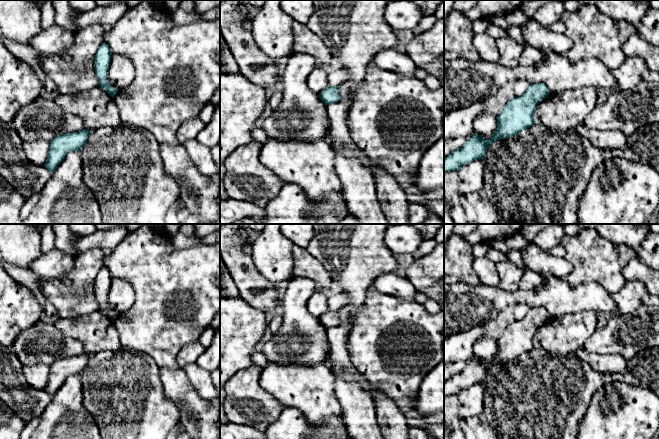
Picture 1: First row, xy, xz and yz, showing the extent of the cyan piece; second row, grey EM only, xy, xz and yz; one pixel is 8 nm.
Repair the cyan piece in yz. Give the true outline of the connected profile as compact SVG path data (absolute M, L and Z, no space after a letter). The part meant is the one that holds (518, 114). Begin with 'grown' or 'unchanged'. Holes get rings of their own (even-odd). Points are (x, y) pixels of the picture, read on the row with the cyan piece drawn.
unchanged | M537 83L531 84L522 96L510 99L496 116L497 129L491 138L485 140L481 135L474 134L461 148L444 158L444 172L459 171L463 165L483 159L492 143L518 135L522 130L530 128L536 123L534 118L536 105L548 95L547 86L544 83Z

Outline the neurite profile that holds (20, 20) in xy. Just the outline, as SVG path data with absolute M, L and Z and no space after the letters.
M0 0L0 31L6 38L29 45L29 41L42 30L39 5L30 0Z

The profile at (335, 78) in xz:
M342 68L327 74L328 86L338 86L349 78L349 73Z

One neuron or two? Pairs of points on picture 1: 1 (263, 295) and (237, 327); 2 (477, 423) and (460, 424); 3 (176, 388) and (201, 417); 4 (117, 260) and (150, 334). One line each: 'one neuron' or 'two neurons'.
1: two neurons
2: one neuron
3: one neuron
4: one neuron

